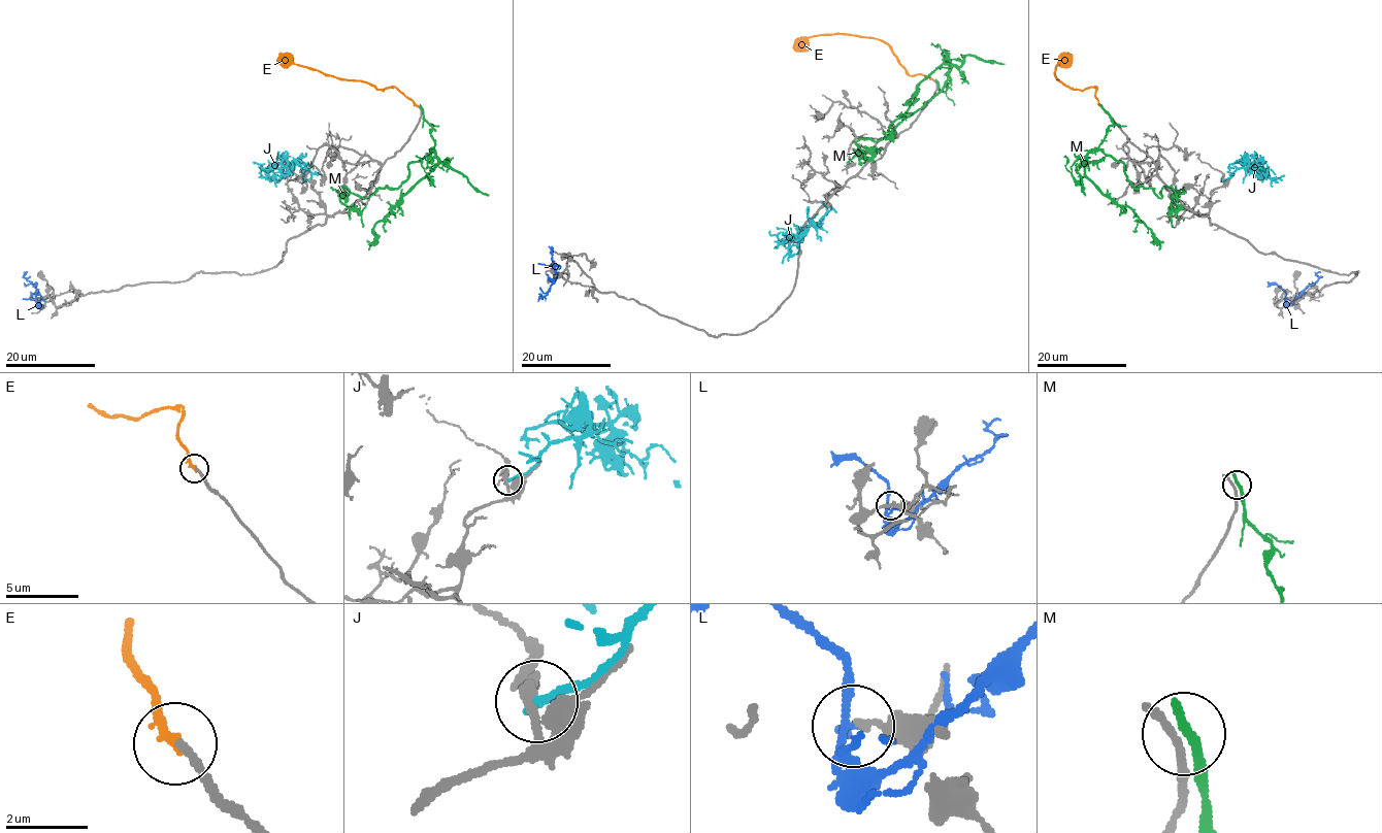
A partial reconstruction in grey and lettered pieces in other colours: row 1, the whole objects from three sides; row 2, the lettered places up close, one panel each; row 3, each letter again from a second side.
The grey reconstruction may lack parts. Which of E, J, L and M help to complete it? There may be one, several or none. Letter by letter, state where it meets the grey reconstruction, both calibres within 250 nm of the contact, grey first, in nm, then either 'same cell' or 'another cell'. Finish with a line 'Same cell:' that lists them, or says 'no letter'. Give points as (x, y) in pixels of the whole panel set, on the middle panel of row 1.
E: (932, 79) | 200/240 nm | same cell
J: (822, 202) | 240/240 nm | another cell
L: (550, 265) | 170/140 nm | another cell
M: (936, 81) | 280/320 nm | another cell
Same cell: E

